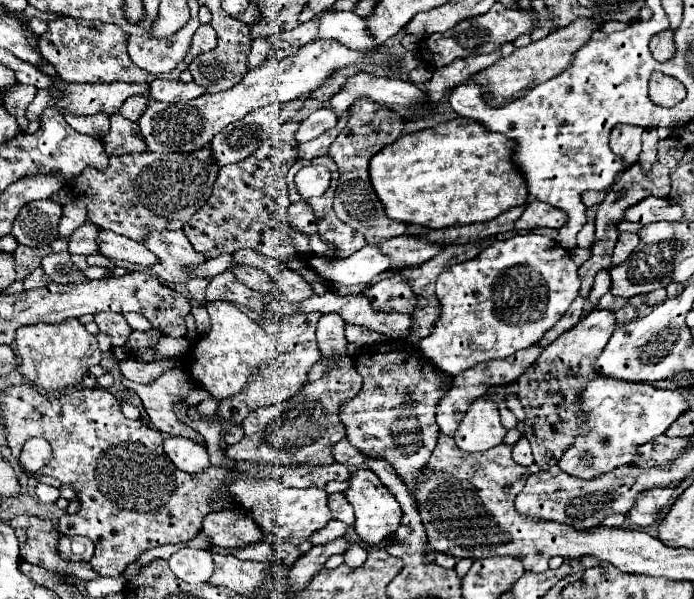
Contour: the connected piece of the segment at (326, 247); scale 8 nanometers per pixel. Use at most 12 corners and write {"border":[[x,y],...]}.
{"border":[[307,230],[311,250],[317,256],[337,258],[337,250],[323,242],[317,230]]}

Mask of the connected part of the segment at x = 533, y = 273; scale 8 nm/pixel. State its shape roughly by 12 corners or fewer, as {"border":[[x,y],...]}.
{"border":[[559,242],[439,274],[421,350],[453,376],[537,343],[581,282]]}

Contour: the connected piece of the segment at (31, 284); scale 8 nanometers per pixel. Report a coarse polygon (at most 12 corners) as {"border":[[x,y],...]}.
{"border":[[35,268],[25,280],[25,290],[49,284],[49,276]]}

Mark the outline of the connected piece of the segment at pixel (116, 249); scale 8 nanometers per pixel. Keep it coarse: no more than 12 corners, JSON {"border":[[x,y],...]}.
{"border":[[97,230],[103,256],[139,266],[157,262],[143,242]]}

